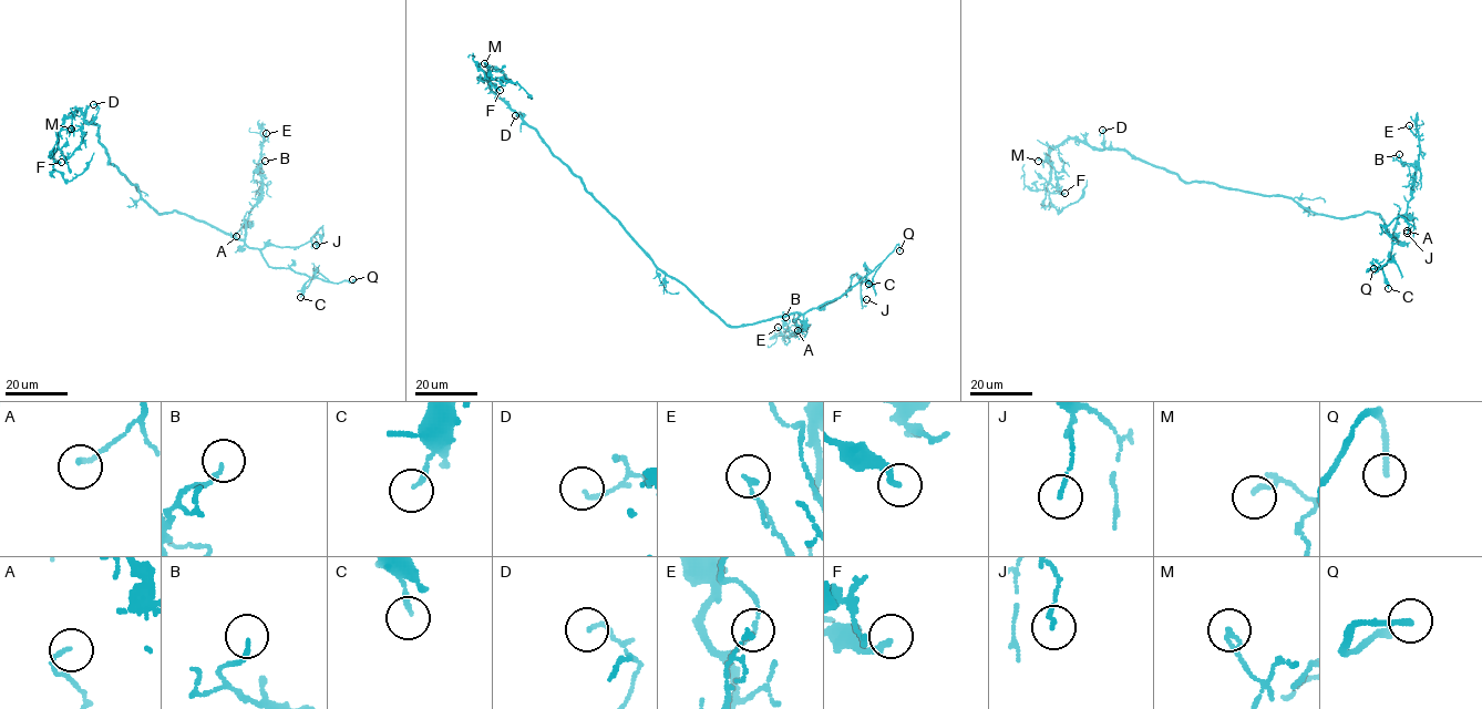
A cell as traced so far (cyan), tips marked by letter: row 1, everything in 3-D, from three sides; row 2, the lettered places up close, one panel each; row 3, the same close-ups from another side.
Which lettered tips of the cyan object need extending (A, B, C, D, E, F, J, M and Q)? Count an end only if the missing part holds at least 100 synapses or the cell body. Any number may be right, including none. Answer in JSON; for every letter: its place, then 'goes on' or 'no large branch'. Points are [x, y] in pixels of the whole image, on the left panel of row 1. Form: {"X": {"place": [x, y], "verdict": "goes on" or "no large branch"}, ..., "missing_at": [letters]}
{"A": {"place": [236, 236], "verdict": "no large branch"}, "B": {"place": [265, 161], "verdict": "no large branch"}, "C": {"place": [300, 297], "verdict": "no large branch"}, "D": {"place": [93, 104], "verdict": "no large branch"}, "E": {"place": [266, 133], "verdict": "no large branch"}, "F": {"place": [61, 162], "verdict": "no large branch"}, "J": {"place": [316, 245], "verdict": "no large branch"}, "M": {"place": [71, 129], "verdict": "no large branch"}, "Q": {"place": [352, 279], "verdict": "goes on"}, "missing_at": ["Q"]}

